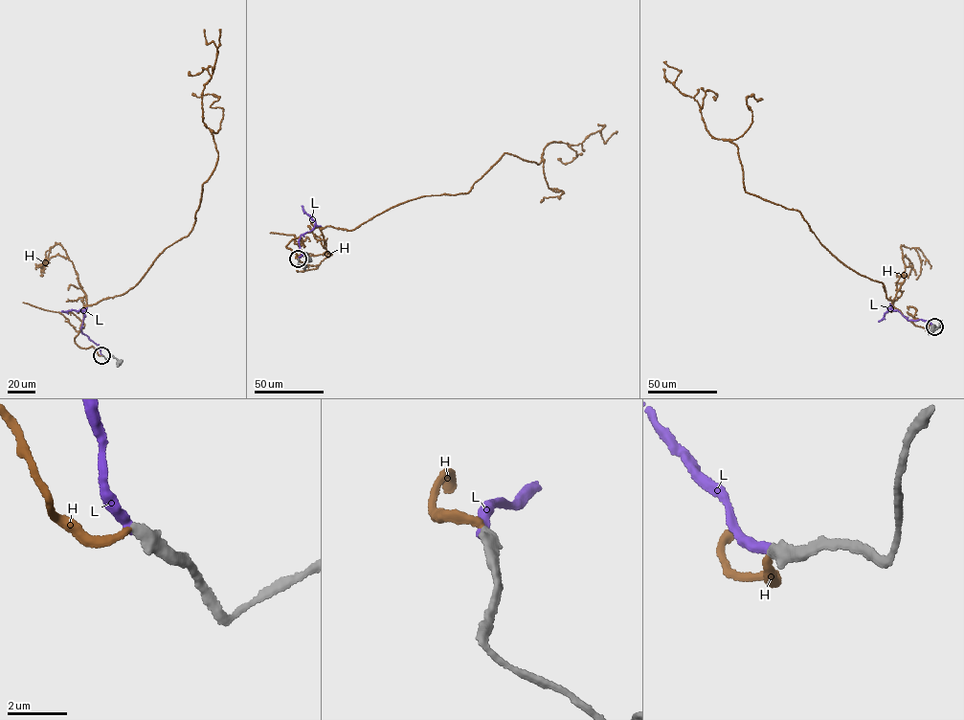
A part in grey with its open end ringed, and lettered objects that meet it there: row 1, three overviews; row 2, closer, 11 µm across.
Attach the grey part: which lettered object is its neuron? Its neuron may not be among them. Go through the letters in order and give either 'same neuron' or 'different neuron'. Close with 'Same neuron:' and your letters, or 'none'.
H: different neuron
L: same neuron
Same neuron: L

